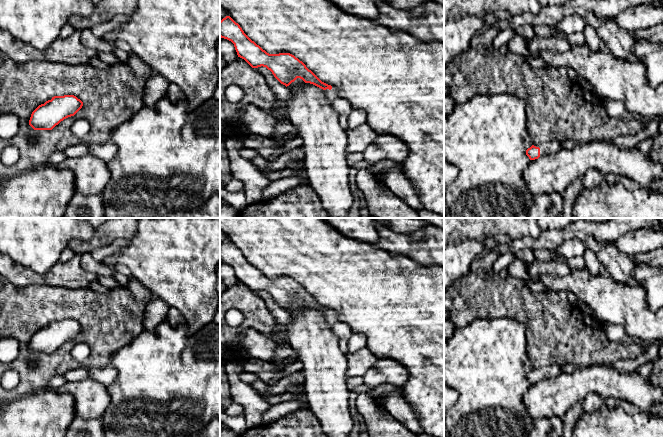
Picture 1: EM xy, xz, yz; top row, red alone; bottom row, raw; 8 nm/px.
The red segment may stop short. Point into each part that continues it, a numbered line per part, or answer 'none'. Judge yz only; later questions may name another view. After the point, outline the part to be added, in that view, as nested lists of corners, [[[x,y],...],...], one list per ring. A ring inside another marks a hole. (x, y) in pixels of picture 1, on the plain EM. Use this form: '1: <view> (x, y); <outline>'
1: yz (555, 370); [[[553,365],[551,367],[550,371],[547,370],[547,367],[534,369],[534,370],[539,371],[540,372],[540,380],[544,380],[547,378],[556,377],[556,376],[560,375],[562,373],[561,367],[562,366],[560,366],[560,365]]]

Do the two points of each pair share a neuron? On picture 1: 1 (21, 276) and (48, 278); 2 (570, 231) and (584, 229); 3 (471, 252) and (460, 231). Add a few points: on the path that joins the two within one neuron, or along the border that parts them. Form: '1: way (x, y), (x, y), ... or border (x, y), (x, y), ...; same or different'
1: way (28, 277), (41, 278); same
2: way (573, 230), (581, 229); same
3: border (482, 242), (463, 241), (454, 246); different

